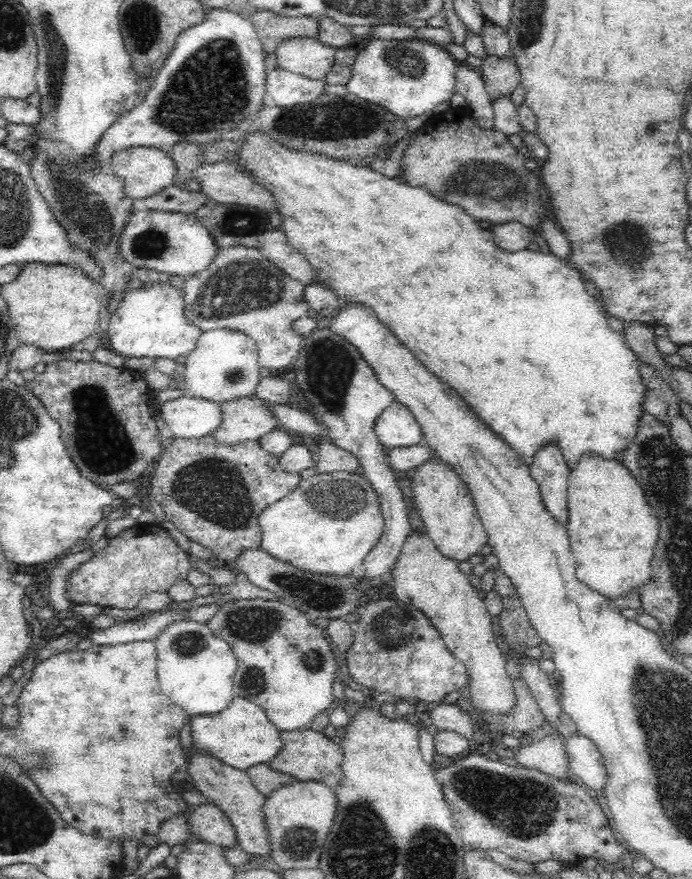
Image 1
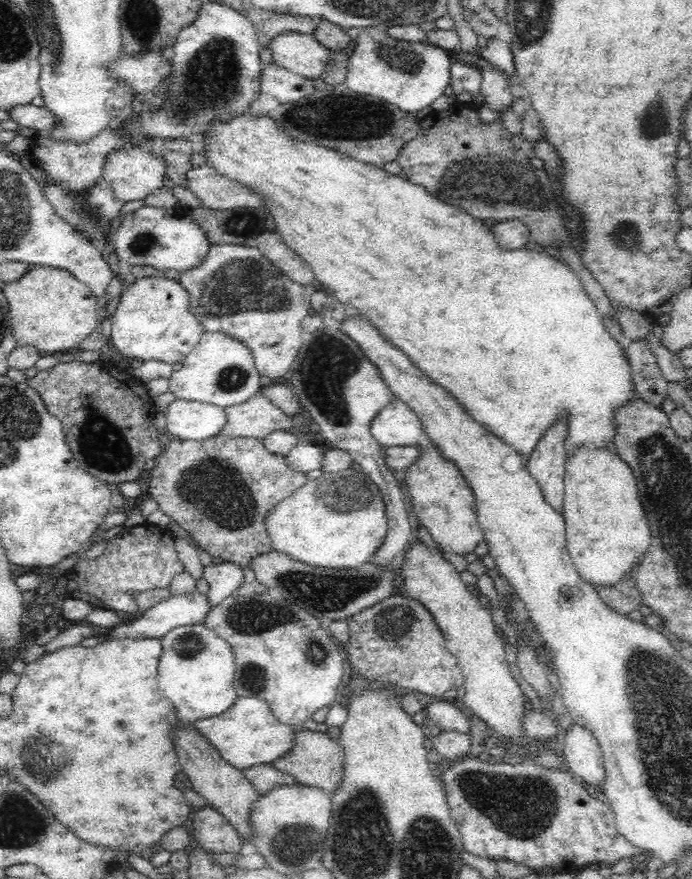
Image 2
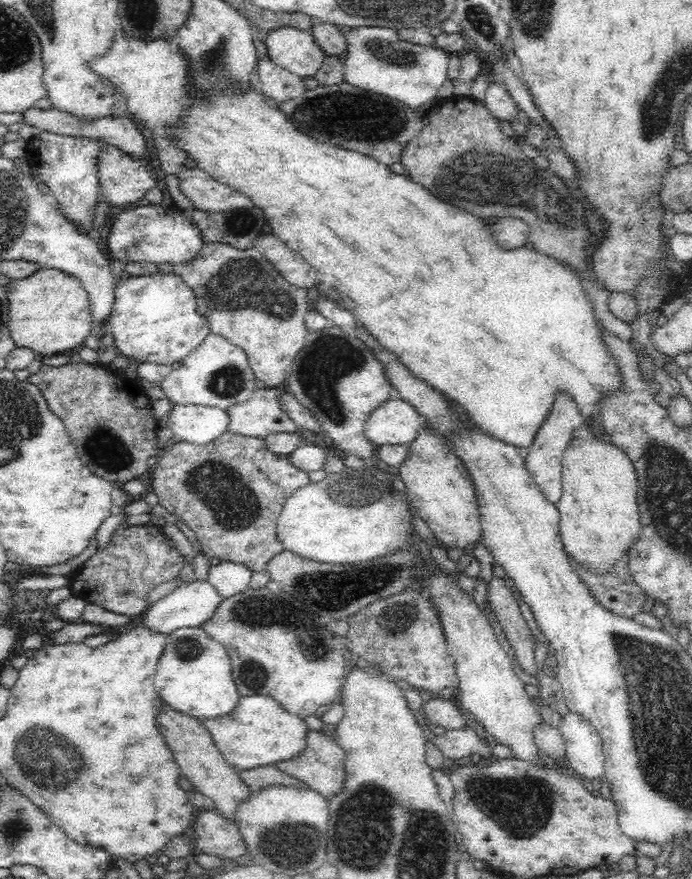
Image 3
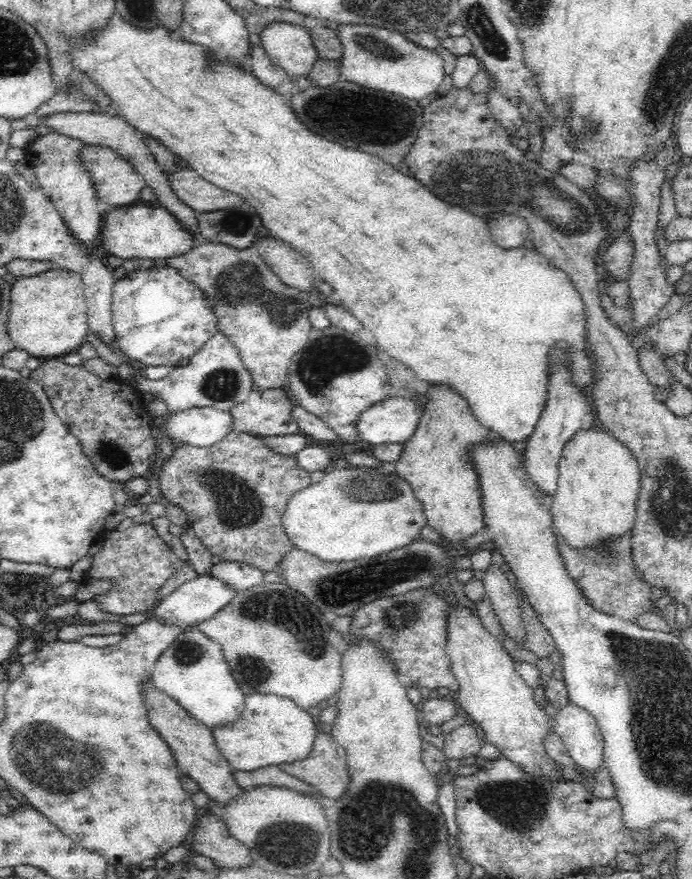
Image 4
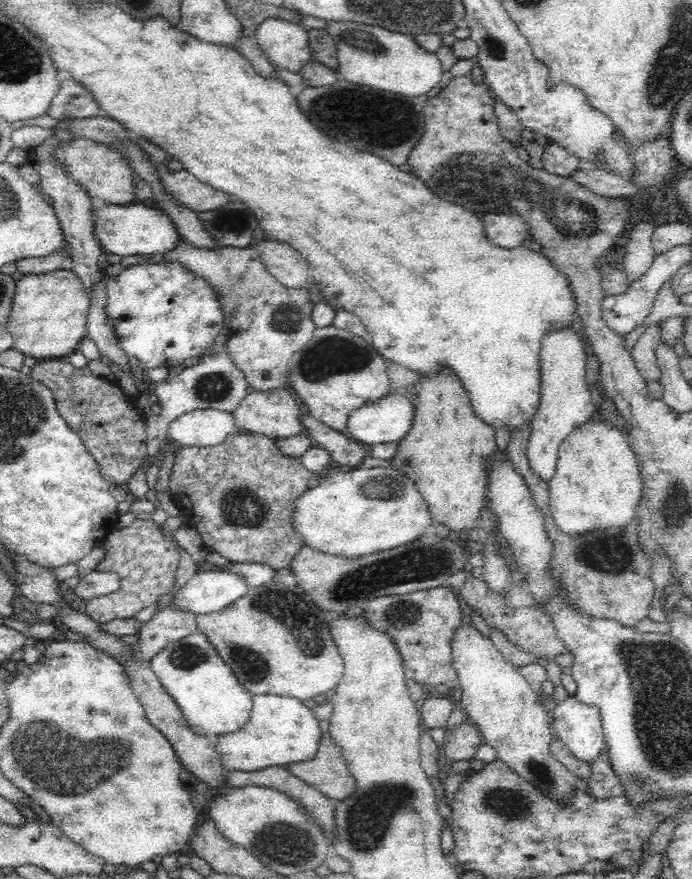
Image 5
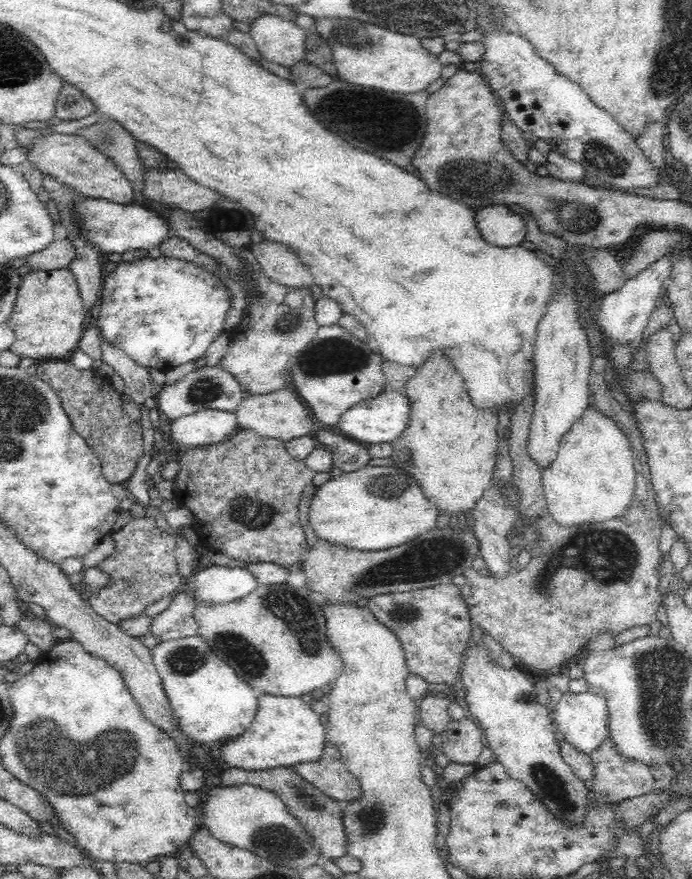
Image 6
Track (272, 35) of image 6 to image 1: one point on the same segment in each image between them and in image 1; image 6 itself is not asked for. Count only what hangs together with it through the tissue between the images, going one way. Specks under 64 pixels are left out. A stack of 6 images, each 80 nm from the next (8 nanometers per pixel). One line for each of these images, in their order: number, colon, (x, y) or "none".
1: (307, 57)
2: (302, 54)
3: (295, 50)
4: (289, 46)
5: (286, 45)

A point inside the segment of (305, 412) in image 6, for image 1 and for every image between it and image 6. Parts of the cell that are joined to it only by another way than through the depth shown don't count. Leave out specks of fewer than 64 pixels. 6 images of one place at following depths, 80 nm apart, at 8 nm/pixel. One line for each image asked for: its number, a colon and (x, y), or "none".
1: (247, 419)
2: (258, 417)
3: (262, 415)
4: (265, 413)
5: (275, 414)

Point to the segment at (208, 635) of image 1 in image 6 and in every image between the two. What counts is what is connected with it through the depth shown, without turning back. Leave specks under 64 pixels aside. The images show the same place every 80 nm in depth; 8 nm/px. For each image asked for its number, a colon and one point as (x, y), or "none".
2: (196, 670)
3: (194, 676)
4: (193, 671)
5: (213, 702)
6: (210, 703)

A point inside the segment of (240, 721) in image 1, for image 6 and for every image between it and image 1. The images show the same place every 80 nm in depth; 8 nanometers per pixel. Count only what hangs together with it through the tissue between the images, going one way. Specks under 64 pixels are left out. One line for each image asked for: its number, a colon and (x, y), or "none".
2: (248, 734)
3: (258, 732)
4: (271, 731)
5: (280, 730)
6: (285, 731)

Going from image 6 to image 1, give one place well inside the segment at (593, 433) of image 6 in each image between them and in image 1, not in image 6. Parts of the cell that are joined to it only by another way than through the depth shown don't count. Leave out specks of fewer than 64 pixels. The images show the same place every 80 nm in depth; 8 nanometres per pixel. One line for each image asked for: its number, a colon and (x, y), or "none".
1: (612, 530)
2: (607, 534)
3: (599, 515)
4: (599, 481)
5: (597, 484)

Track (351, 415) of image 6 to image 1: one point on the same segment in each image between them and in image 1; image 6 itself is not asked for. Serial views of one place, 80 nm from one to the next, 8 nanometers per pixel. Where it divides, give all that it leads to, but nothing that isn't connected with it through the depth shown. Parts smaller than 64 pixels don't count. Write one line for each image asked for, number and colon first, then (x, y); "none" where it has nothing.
1: (396, 427)
2: (396, 424)
3: (396, 422)
4: (394, 420)
5: (388, 420)

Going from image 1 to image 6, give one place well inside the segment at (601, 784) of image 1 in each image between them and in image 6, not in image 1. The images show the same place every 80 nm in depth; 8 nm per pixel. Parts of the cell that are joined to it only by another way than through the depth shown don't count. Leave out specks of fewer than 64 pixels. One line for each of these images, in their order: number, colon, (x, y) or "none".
2: (581, 751)
3: (583, 748)
4: (577, 728)
5: (578, 725)
6: (582, 718)

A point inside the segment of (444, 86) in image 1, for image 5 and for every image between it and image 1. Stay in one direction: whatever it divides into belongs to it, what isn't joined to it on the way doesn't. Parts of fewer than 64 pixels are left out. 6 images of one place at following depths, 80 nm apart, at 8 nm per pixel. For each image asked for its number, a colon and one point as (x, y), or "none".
2: (411, 75)
3: (376, 59)
4: (385, 60)
5: (368, 55)

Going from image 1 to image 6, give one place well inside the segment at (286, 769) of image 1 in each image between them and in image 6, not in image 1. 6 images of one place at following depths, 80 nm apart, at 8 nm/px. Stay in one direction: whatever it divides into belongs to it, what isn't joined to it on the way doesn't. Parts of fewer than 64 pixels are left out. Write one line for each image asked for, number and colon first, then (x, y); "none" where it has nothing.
2: (315, 759)
3: (321, 766)
4: (325, 768)
5: (327, 772)
6: (328, 774)

